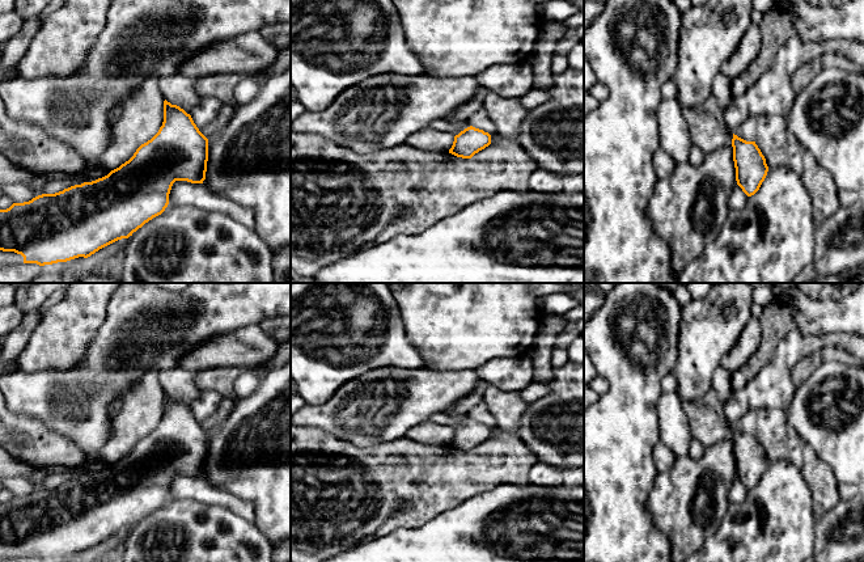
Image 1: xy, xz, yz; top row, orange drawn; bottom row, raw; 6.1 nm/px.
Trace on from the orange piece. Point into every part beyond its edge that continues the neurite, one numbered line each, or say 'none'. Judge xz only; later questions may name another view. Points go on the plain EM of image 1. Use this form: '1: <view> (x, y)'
none

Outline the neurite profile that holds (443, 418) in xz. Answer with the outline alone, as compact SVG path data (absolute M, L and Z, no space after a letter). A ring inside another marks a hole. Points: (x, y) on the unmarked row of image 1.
M440 413L440 414L431 417L428 422L446 424L456 430L470 419L471 419L470 415L449 415L446 413Z

